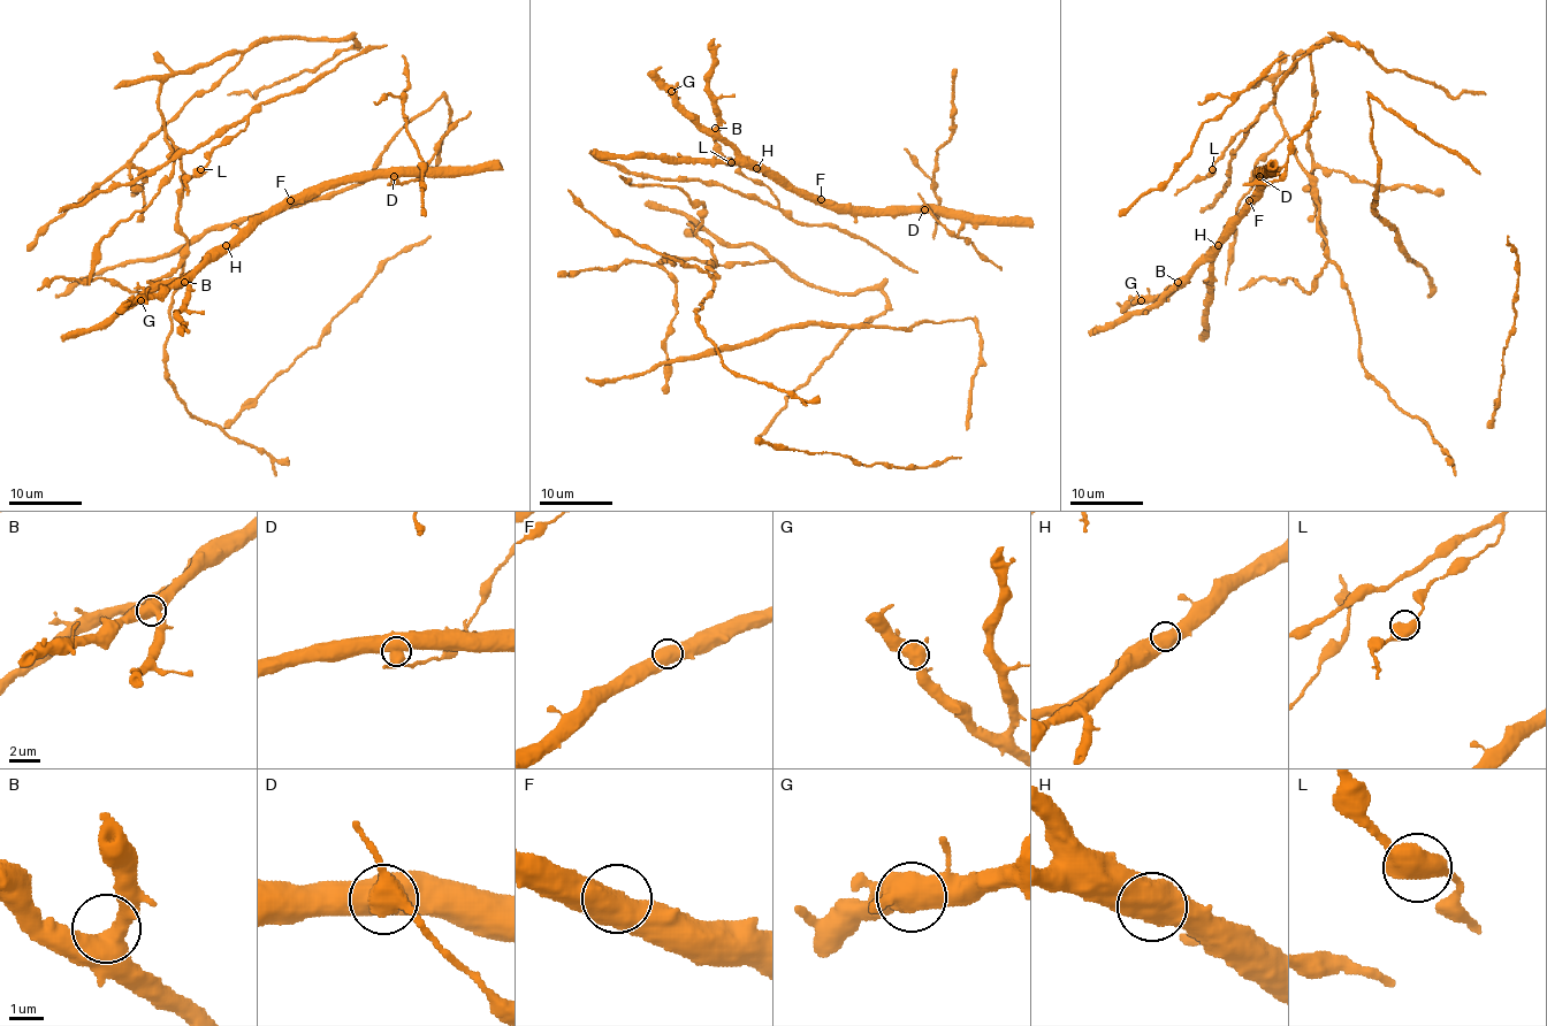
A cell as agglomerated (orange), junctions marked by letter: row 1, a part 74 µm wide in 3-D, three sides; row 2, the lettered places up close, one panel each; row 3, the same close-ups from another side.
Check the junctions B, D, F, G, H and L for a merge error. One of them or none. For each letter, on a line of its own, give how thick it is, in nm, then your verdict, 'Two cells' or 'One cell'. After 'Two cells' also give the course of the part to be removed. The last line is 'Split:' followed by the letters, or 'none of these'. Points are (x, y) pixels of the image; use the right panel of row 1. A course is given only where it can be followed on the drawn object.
B: Thickness 550 nm. One cell
D: Thickness 650 nm. One cell
F: Thickness 700 nm. One cell
G: Thickness 550 nm. One cell
H: Thickness 750 nm. One cell
L: Thickness 550 nm. One cell
Split: none of these

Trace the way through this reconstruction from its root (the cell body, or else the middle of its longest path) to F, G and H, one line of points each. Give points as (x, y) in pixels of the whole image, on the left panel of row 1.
F: (119, 313), (132, 307), (150, 291), (182, 278), (229, 251), (290, 200)
G: (119, 313), (132, 307), (150, 291), (189, 275), (206, 260), (157, 295), (141, 300)
H: (119, 313), (132, 307), (150, 291), (197, 272), (226, 245)

